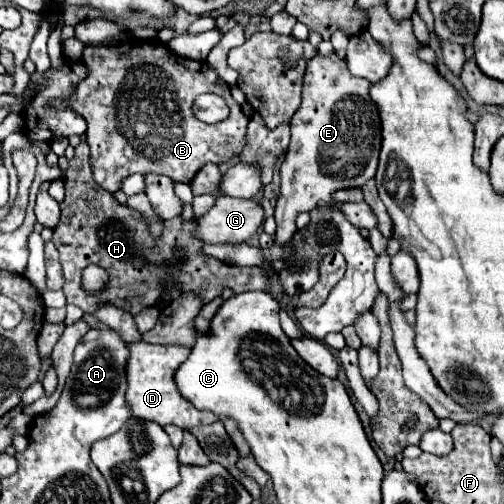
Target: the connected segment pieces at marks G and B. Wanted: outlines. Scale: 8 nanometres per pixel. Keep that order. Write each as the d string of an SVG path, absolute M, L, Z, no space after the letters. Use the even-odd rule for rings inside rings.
M219 196L215 206L197 220L195 236L205 244L247 242L263 224L263 206L255 200Z
M131 38L117 46L87 46L83 62L89 74L77 84L69 106L87 120L93 178L101 188L115 192L121 188L121 180L133 172L165 174L189 184L205 162L227 162L241 152L249 118L233 100L231 86L207 62L175 56L161 42ZM203 92L219 94L227 102L231 112L223 122L207 124L193 114L193 100ZM143 98L155 106L155 114L139 114L139 118L147 116L141 122L145 132L125 132L125 114L131 102ZM149 138L151 142L147 142Z

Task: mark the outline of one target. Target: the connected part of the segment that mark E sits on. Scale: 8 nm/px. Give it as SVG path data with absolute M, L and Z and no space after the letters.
M335 52L325 58L315 56L307 62L303 102L291 118L291 144L281 166L281 196L275 206L275 244L285 246L293 238L297 214L325 204L337 190L363 186L363 182L375 176L381 148L381 120L369 98L369 86L371 82L353 76L345 60Z

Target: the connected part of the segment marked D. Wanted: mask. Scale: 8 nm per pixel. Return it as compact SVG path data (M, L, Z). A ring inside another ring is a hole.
M143 340L139 342L129 342L127 344L131 352L131 360L127 360L125 366L125 378L127 378L127 406L131 408L131 414L141 420L151 420L157 422L159 426L175 424L179 428L193 428L201 424L211 424L217 418L211 412L197 410L189 400L185 400L173 380L173 372L181 362L187 360L189 348L183 346L159 346L159 344L147 344Z

